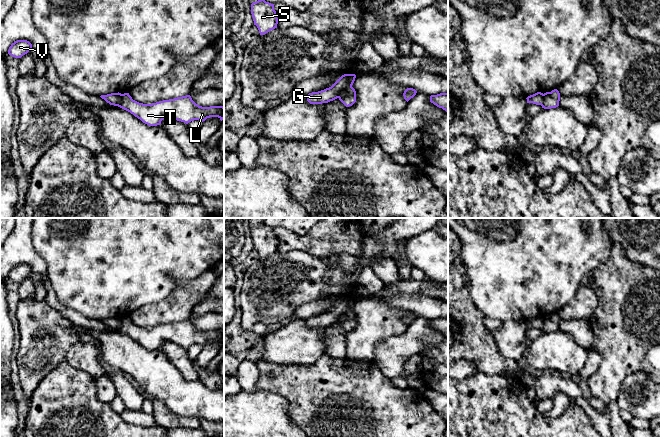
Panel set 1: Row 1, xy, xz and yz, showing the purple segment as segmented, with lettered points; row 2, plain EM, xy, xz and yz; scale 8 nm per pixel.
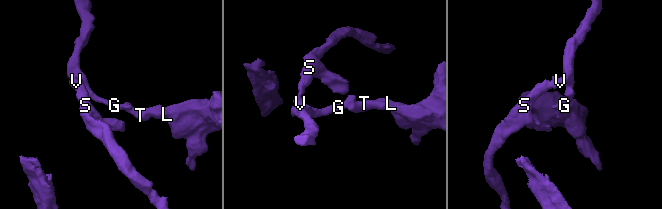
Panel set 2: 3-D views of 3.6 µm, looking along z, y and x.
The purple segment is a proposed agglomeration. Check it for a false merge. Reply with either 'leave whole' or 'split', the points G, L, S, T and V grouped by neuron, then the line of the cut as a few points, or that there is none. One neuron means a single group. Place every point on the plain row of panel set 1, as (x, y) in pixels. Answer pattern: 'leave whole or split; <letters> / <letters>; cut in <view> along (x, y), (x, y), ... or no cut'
split; G S V / L T; cut in xz along (351, 309), (338, 321)

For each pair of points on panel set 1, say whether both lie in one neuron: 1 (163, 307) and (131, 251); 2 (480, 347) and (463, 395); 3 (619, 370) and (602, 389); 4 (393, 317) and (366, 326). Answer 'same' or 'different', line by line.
1: different
2: different
3: same
4: same

